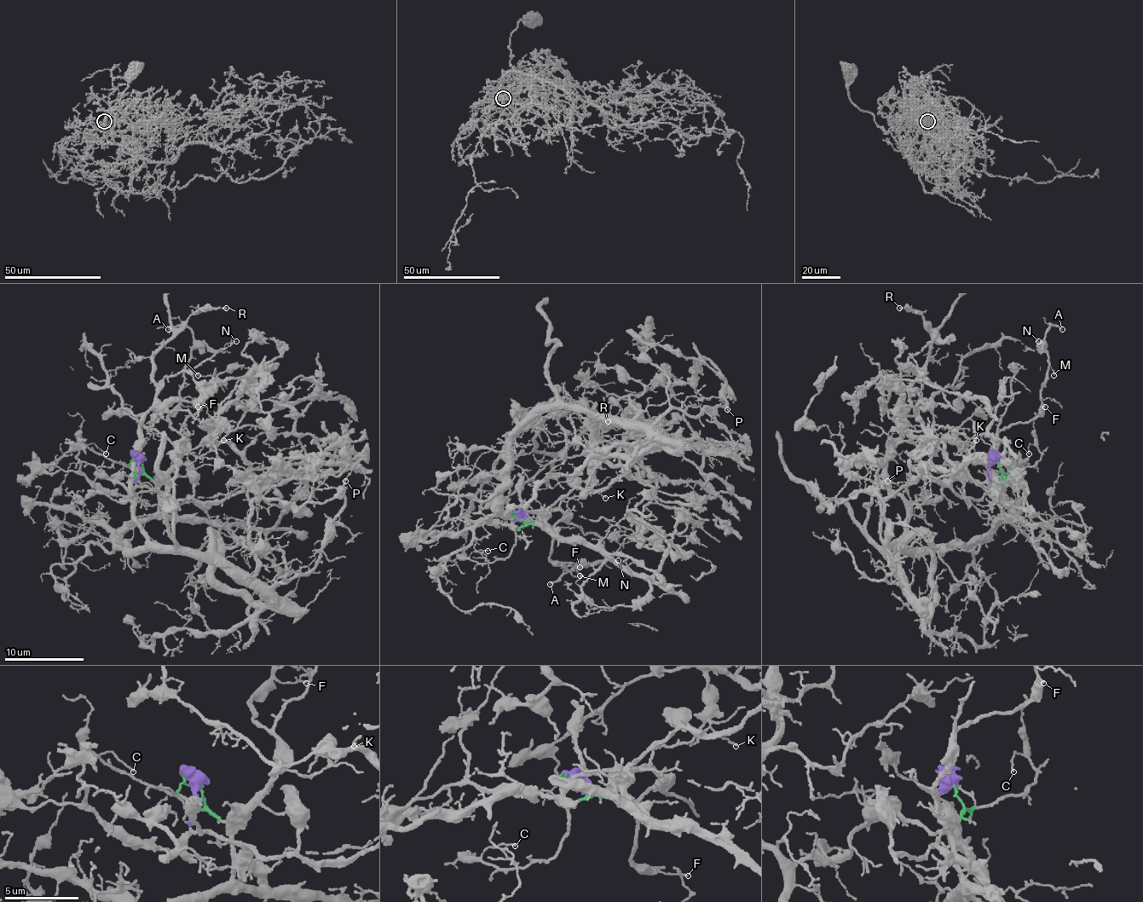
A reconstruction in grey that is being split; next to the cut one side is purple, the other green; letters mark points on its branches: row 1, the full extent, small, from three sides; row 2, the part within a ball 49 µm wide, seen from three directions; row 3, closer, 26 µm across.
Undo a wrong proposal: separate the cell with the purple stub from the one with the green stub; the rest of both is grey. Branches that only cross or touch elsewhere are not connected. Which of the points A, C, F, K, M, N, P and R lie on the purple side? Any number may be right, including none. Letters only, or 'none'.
none

